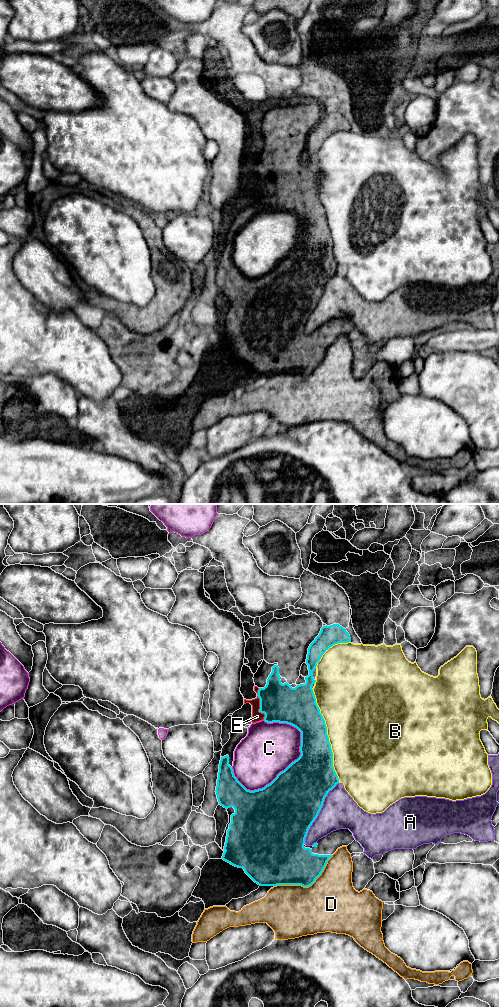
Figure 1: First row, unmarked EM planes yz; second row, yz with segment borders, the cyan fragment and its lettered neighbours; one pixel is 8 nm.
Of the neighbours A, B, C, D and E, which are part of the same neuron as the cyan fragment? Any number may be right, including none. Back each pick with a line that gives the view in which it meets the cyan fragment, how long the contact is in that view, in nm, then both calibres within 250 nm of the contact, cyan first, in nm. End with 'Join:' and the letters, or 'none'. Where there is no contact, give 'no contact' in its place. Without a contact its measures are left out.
Join: none

